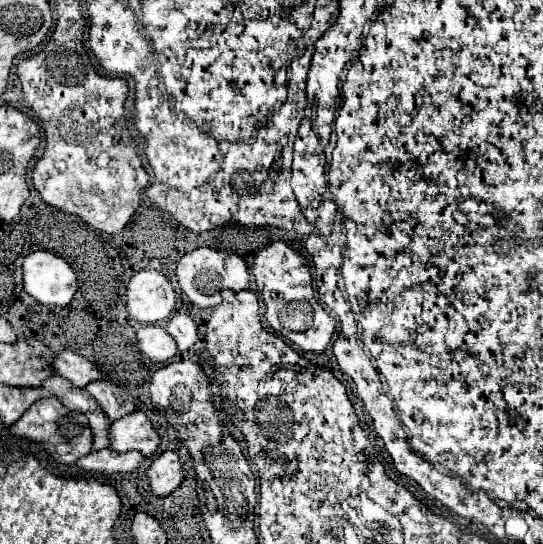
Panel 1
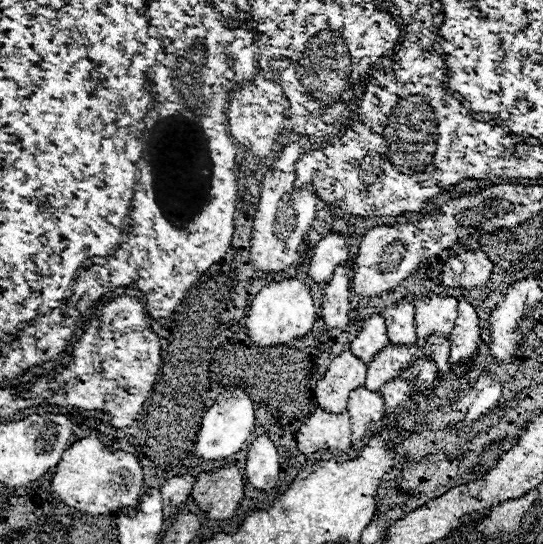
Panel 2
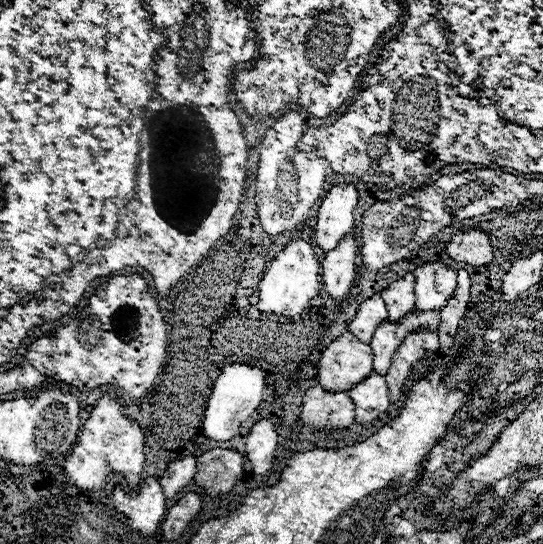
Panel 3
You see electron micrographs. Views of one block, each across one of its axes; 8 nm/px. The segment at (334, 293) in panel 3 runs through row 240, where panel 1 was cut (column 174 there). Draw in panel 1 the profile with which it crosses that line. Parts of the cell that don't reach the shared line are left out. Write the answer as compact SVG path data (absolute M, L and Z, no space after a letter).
M156 324L144 326L144 328L138 330L136 338L138 338L140 350L146 356L150 356L154 362L162 362L164 360L164 350L168 352L168 360L174 358L176 352L178 352L174 338L162 326L156 326Z

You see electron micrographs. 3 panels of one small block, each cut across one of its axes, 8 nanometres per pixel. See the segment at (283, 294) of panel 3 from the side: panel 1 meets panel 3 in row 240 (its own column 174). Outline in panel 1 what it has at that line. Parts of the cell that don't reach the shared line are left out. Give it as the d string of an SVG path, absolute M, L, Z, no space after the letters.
M140 270L128 282L128 314L146 324L158 324L170 316L176 292L158 270Z

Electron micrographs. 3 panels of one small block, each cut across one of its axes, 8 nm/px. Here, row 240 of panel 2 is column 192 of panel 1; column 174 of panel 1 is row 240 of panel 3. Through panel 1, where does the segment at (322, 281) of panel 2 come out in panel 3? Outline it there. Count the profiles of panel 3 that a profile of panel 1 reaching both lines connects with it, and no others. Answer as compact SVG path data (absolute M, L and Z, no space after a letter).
M336 184L322 200L316 222L316 248L322 254L334 250L346 234L352 234L356 204L358 192L354 184Z

